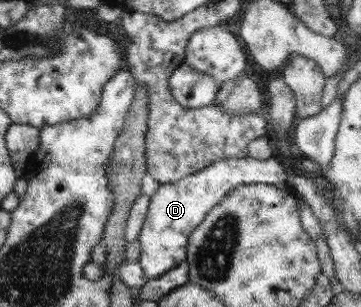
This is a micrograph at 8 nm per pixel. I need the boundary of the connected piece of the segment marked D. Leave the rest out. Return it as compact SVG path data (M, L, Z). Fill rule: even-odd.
M251 157L225 158L213 162L193 175L160 184L155 194L150 197L148 212L136 239L140 243L140 256L137 262L145 275L148 279L155 279L186 261L191 232L231 189L254 183L280 184L286 182L287 176L285 167L277 158L264 160Z

